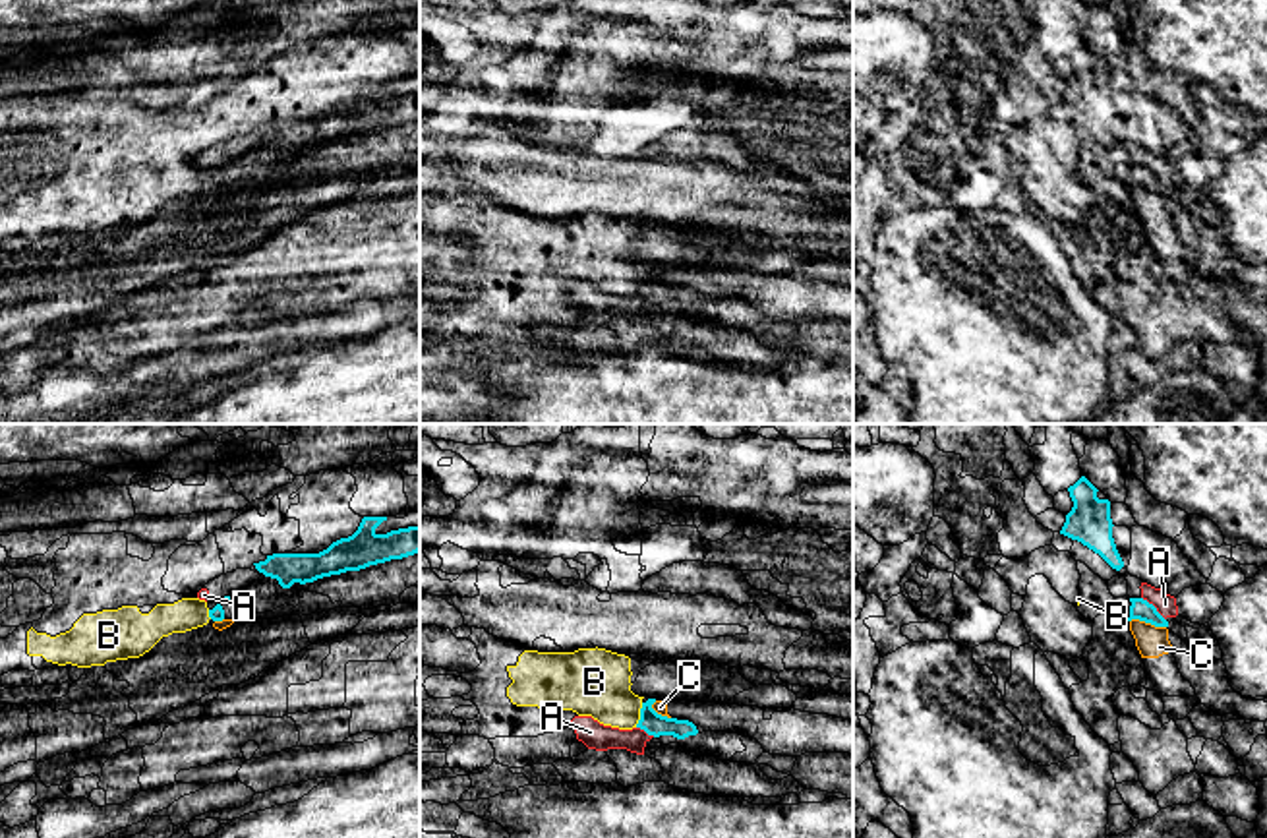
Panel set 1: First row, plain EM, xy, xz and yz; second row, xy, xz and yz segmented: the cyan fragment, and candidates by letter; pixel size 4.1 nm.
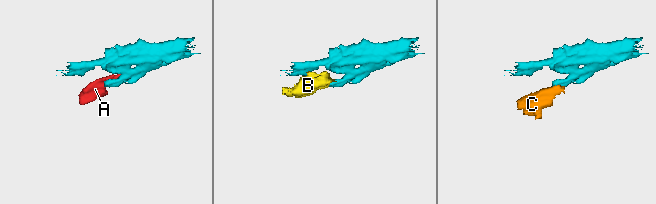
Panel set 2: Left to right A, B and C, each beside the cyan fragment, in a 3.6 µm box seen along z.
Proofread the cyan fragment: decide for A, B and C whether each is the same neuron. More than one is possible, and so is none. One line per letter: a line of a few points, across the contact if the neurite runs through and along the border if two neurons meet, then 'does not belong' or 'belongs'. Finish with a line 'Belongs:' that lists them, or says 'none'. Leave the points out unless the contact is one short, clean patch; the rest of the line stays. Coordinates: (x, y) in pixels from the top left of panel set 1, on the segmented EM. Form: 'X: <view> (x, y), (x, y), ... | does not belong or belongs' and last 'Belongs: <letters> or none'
A: yz (1142, 597), (1165, 620) | does not belong
B: xz (654, 724), (641, 715), (618, 707), (592, 682) | belongs
C: yz (1130, 620), (1165, 628) | does not belong
Belongs: B

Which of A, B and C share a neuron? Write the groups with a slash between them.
A / B / C

